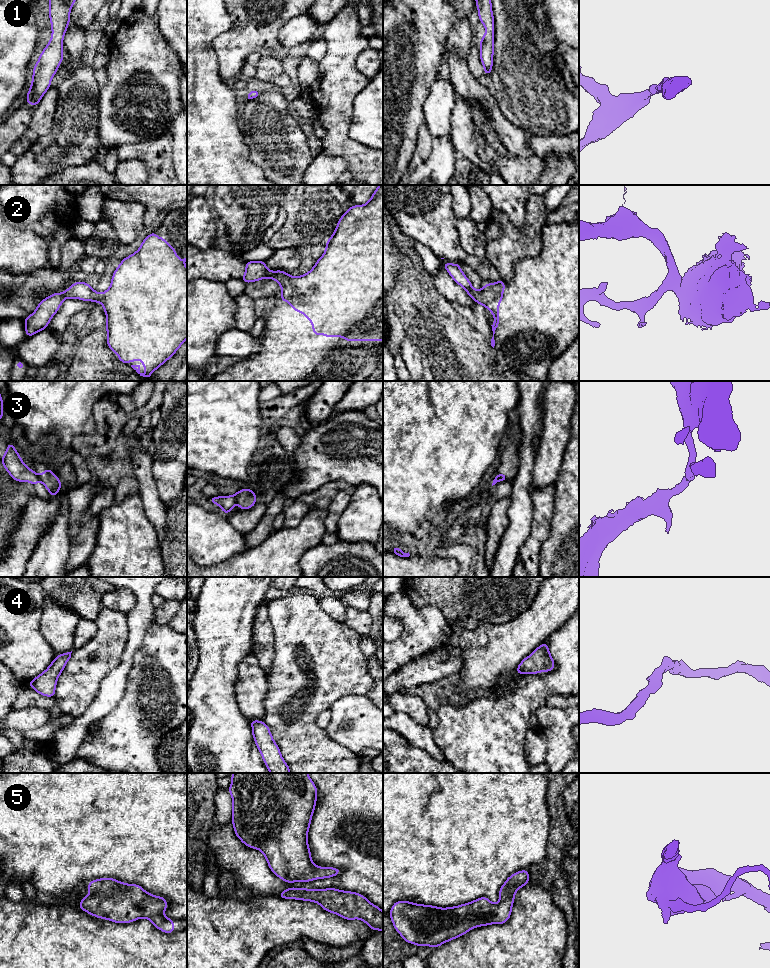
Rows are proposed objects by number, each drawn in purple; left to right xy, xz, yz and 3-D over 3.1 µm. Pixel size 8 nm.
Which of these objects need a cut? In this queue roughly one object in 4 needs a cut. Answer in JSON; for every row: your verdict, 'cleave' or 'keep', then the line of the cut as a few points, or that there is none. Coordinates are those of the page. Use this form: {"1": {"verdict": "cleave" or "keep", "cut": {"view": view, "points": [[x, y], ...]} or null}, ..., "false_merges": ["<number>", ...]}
{"1": {"verdict": "keep", "cut": null}, "2": {"verdict": "keep", "cut": null}, "3": {"verdict": "cleave", "cut": {"view": "xz", "points": [[234, 495], [236, 503]]}}, "4": {"verdict": "keep", "cut": null}, "5": {"verdict": "keep", "cut": null}, "false_merges": ["3"]}

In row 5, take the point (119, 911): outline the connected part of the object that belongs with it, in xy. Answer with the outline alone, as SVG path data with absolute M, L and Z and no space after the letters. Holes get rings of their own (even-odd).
M114 878L92 880L87 885L90 893L79 902L79 907L90 915L115 923L130 923L143 917L164 933L174 932L174 920L163 914L168 907L164 897Z

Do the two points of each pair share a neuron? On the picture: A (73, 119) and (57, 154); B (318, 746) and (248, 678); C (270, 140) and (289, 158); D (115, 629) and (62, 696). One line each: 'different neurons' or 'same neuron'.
A: same neuron
B: different neurons
C: same neuron
D: same neuron

